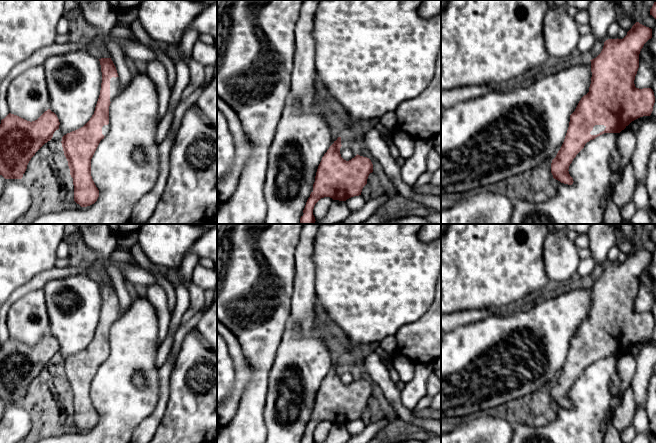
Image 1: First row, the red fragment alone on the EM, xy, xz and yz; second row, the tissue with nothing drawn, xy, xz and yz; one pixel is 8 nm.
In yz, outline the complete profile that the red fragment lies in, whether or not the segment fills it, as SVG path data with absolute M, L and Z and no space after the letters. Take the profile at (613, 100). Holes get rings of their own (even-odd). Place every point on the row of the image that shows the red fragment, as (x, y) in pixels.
M636 22L623 39L606 40L601 53L590 60L592 77L589 92L581 98L570 115L564 142L551 163L554 179L572 185L574 181L569 174L569 166L587 142L604 133L620 133L632 121L651 115L655 103L653 90L639 89L634 84L640 51L651 38L652 29Z

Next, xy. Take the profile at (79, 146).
M111 58L99 59L102 72L100 95L90 120L62 137L64 155L73 178L74 201L81 207L94 204L99 190L91 176L91 159L102 139L109 133L109 106L120 93L120 80Z

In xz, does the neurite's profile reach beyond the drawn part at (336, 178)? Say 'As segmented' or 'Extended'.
As segmented

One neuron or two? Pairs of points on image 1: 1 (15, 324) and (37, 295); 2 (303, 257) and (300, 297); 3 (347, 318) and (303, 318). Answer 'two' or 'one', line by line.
1: one
2: one
3: two

